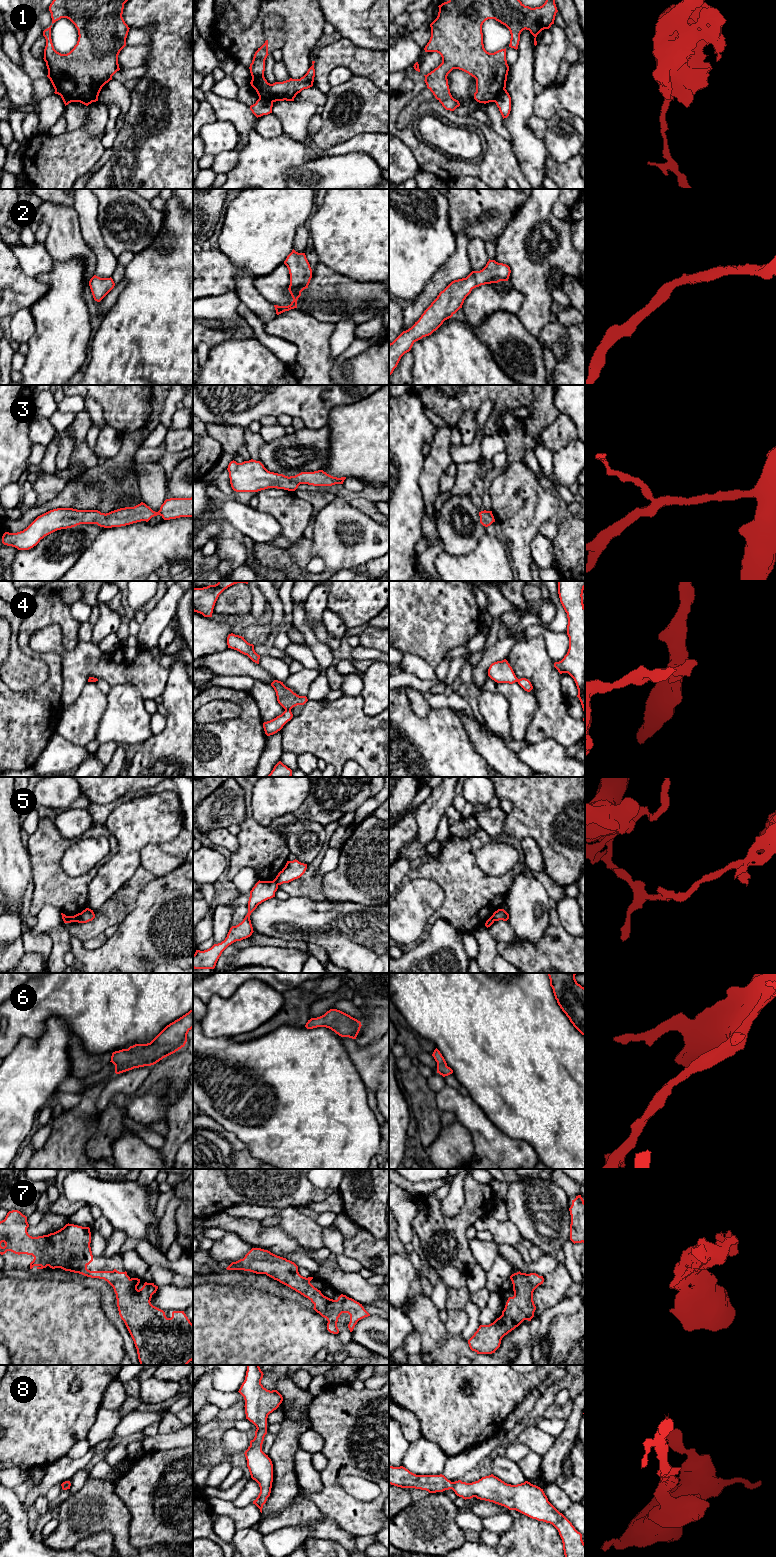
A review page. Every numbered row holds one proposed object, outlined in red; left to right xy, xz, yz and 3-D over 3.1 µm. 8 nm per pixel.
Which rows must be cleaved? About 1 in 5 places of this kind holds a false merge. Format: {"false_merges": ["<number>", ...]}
{"false_merges": ["1", "4", "5"]}

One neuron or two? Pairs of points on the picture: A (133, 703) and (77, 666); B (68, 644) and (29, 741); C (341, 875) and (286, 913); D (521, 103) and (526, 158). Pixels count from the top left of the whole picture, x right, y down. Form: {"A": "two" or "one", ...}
{"A": "two", "B": "one", "C": "two", "D": "one"}

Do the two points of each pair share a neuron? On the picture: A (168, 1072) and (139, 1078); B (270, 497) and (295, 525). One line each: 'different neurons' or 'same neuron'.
A: different neurons
B: same neuron

